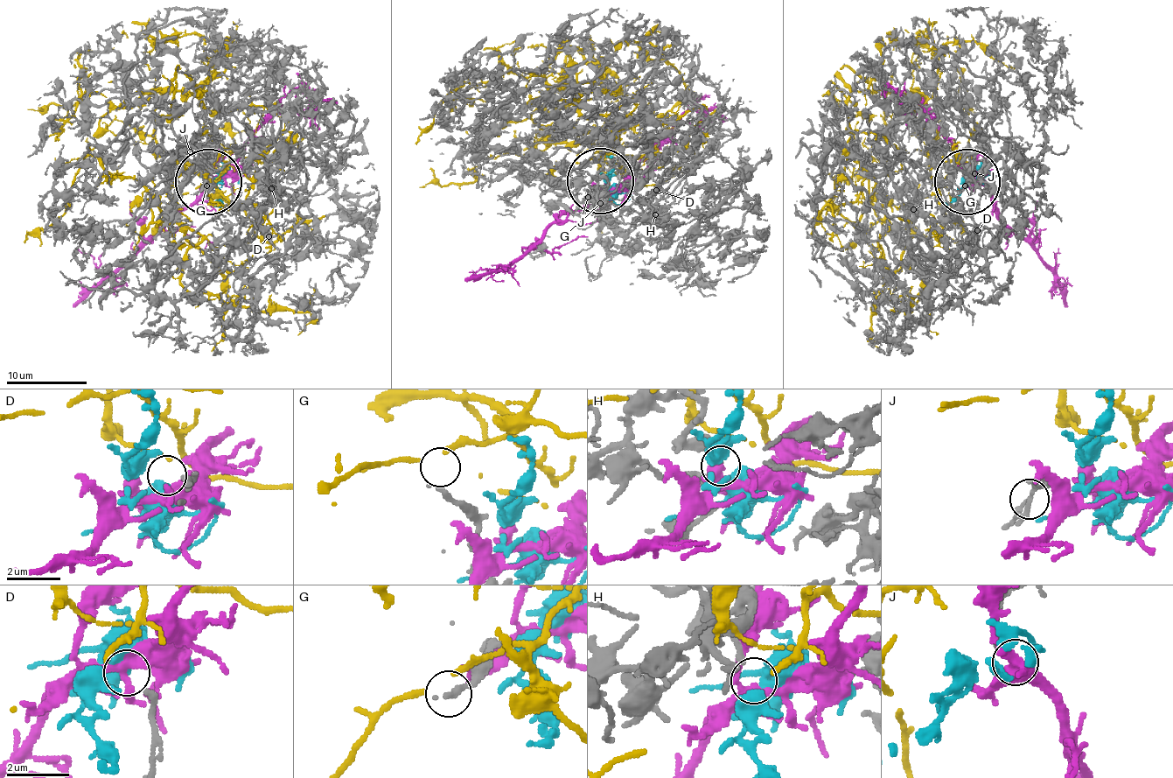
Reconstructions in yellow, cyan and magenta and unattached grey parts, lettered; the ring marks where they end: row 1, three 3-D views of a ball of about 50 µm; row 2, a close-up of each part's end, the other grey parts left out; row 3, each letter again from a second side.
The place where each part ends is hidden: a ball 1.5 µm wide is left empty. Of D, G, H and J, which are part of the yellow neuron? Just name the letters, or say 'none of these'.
G

